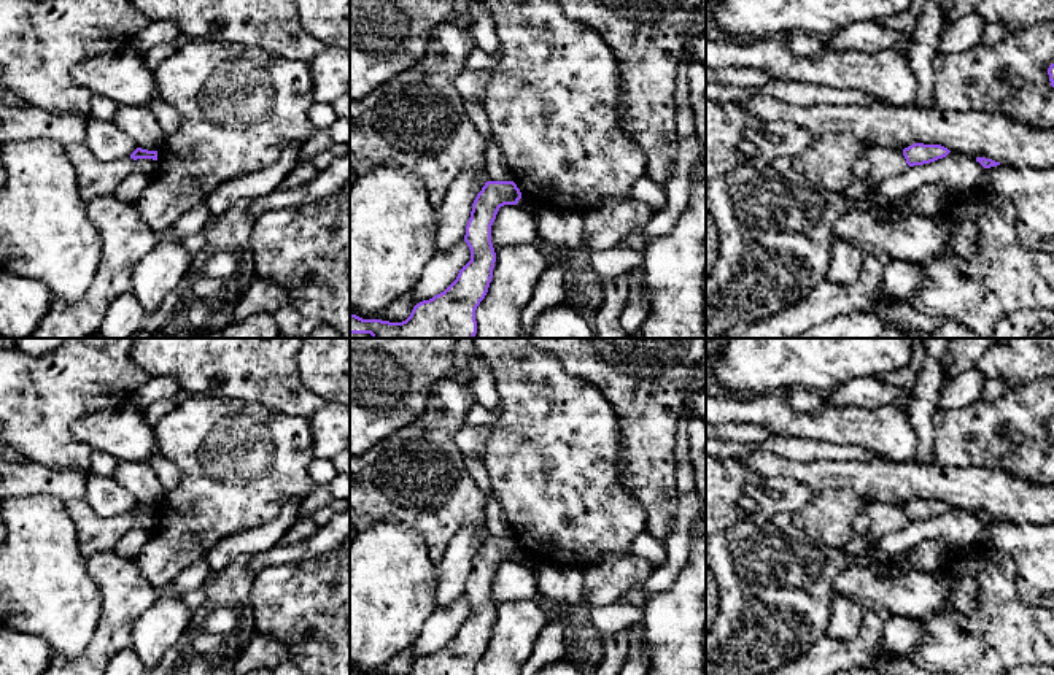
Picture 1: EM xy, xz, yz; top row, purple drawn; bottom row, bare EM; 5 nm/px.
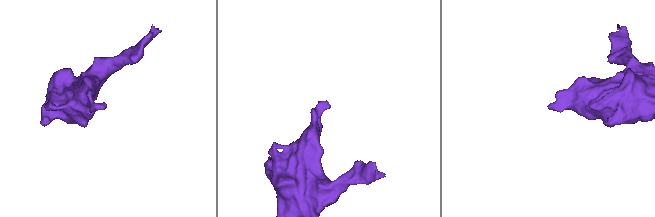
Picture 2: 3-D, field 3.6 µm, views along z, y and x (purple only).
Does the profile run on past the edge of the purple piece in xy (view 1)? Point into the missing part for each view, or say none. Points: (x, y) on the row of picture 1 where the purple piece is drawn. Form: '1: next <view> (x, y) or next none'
1: next none

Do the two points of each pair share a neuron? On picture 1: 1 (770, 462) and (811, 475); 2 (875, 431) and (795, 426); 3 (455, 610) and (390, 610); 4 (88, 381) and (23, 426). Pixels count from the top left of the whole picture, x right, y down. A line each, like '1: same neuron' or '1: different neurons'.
1: same neuron
2: same neuron
3: different neurons
4: same neuron

